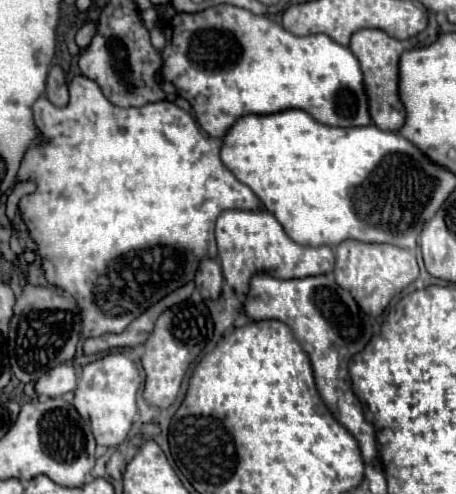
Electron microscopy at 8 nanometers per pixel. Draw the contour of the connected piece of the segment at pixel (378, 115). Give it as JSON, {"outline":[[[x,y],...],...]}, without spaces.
{"outline":[[[367,28],[367,30],[359,30],[353,34],[349,48],[363,66],[365,88],[367,88],[367,96],[369,96],[369,112],[371,112],[375,126],[379,126],[381,130],[397,132],[405,124],[405,110],[403,110],[403,104],[399,98],[399,88],[397,88],[395,80],[399,78],[399,56],[411,48],[411,42],[401,42],[401,40],[387,36],[381,30]]]}

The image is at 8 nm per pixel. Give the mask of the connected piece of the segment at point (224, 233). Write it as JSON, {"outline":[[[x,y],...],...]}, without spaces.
{"outline":[[[227,210],[217,218],[215,238],[219,246],[219,258],[223,266],[225,282],[243,298],[249,290],[249,280],[255,274],[269,274],[273,278],[305,278],[333,272],[333,252],[329,246],[301,246],[293,242],[275,216],[267,210],[243,212]]]}

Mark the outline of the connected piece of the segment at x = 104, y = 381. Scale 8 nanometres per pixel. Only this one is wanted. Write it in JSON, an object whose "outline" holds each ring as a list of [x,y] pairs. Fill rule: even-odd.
{"outline":[[[121,352],[107,354],[101,360],[89,362],[83,368],[83,372],[79,376],[77,390],[75,390],[73,406],[91,426],[91,432],[93,432],[97,444],[119,446],[127,438],[131,424],[133,424],[133,418],[137,414],[135,400],[137,400],[139,386],[141,386],[141,376],[139,376],[137,366],[133,364],[131,358],[127,358]]]}

